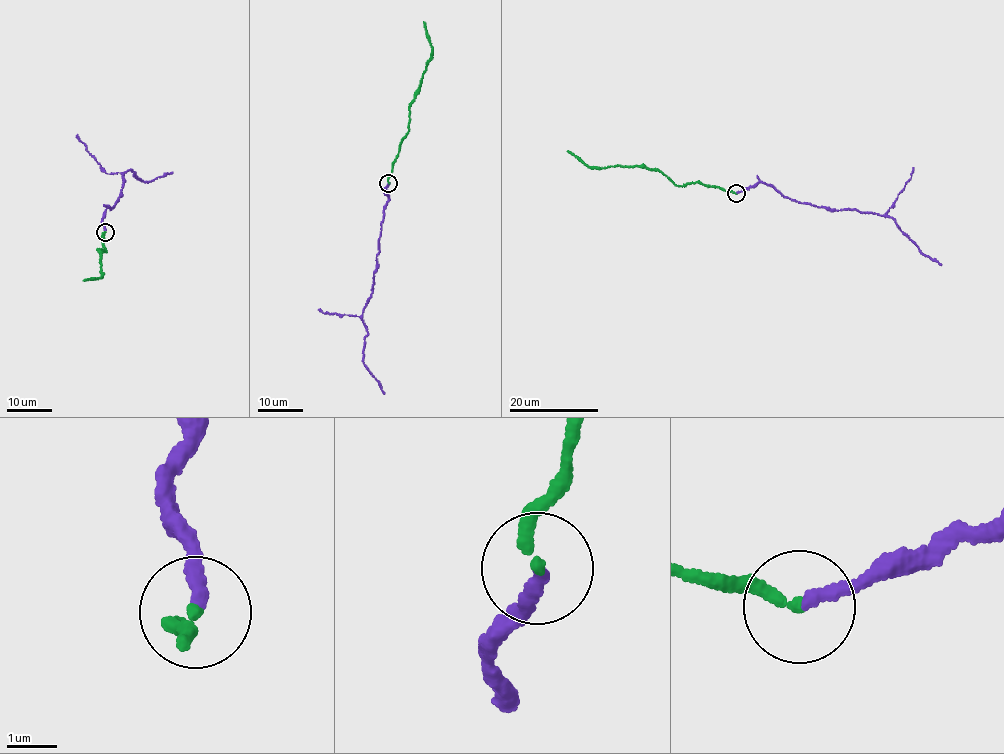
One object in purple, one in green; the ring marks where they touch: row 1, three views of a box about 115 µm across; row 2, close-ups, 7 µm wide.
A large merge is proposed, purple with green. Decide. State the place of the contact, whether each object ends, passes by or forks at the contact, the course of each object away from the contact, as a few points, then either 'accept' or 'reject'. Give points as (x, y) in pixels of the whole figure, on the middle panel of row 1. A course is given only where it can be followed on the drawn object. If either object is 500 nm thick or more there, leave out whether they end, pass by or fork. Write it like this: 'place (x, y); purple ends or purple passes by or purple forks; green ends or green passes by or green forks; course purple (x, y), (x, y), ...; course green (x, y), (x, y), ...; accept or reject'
place (388, 183); purple ends; green ends; course purple (388, 183), (373, 291), (363, 311), (362, 322), (367, 333), (364, 365), (384, 394); course green (388, 182), (400, 142), (408, 129), (409, 107), (432, 52), (423, 21); accept

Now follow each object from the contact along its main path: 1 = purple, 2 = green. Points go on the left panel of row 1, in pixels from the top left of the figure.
1: (105, 230), (106, 209), (118, 200), (125, 172), (134, 172), (144, 181), (173, 173)
2: (104, 232), (101, 242), (105, 252), (98, 249), (100, 278), (83, 280)

